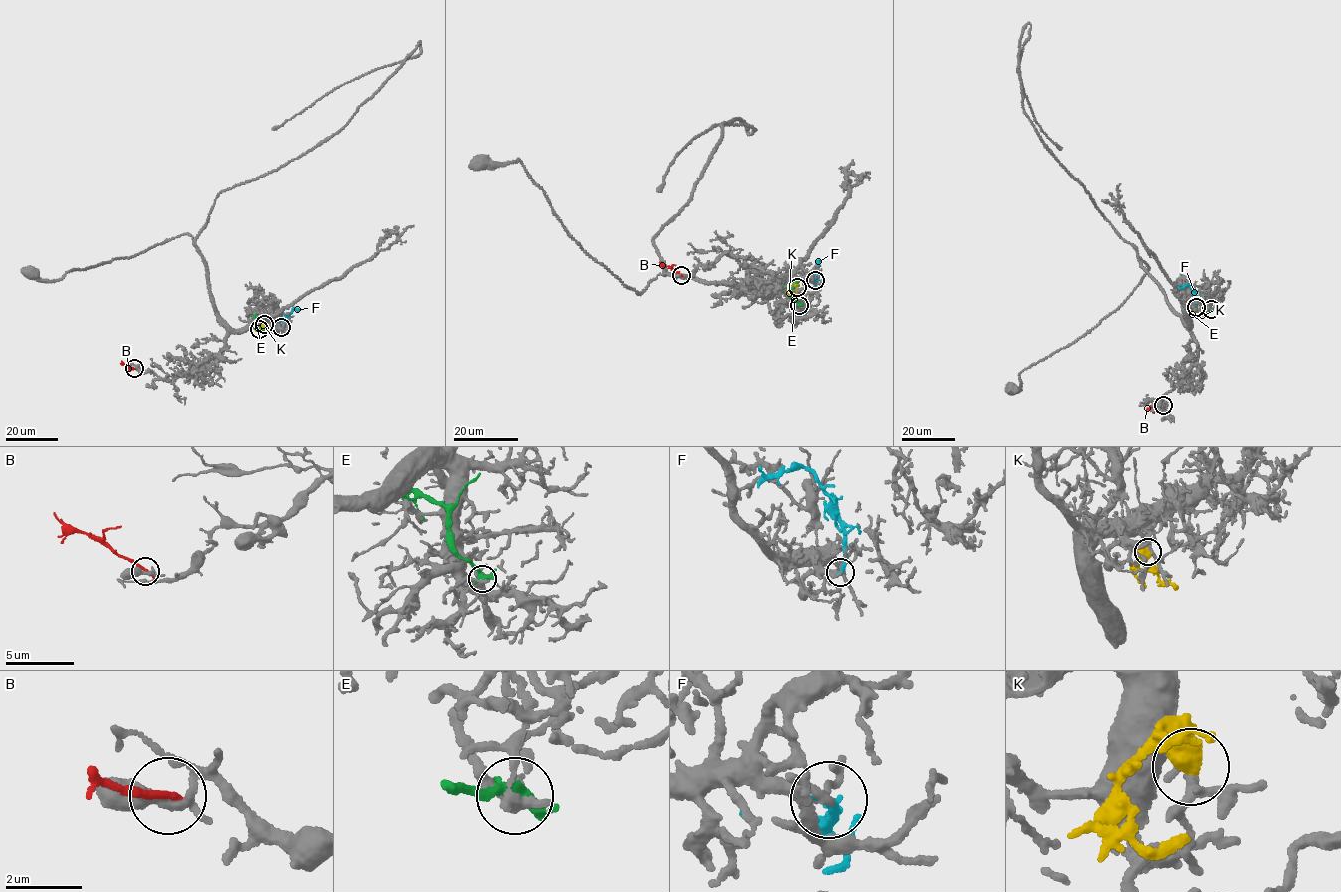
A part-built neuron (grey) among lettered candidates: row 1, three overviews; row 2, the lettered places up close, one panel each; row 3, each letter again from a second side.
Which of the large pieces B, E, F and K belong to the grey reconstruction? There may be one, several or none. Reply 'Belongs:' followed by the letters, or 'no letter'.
Belongs: F

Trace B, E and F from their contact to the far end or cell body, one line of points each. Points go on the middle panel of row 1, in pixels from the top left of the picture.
B: (681, 275), (659, 261)
E: (799, 305), (790, 288), (780, 285), (785, 291)
F: (815, 280), (815, 271), (822, 260)

